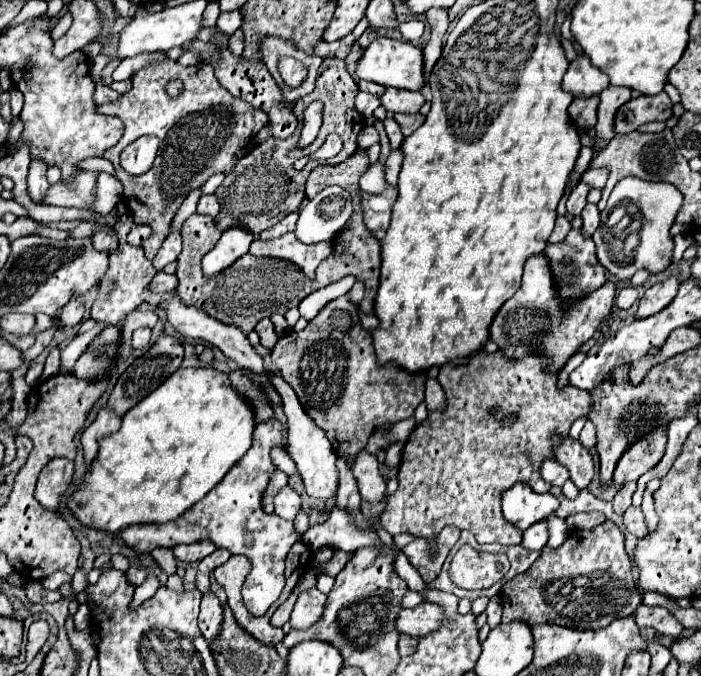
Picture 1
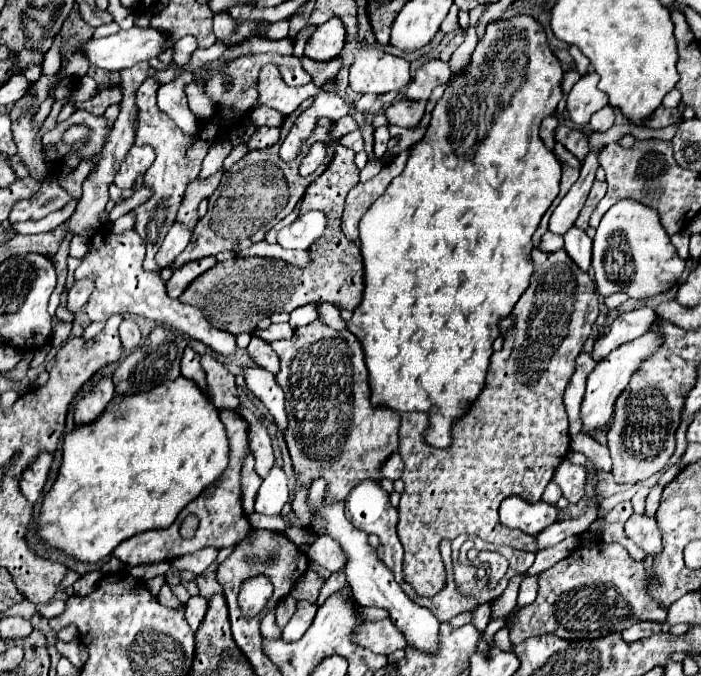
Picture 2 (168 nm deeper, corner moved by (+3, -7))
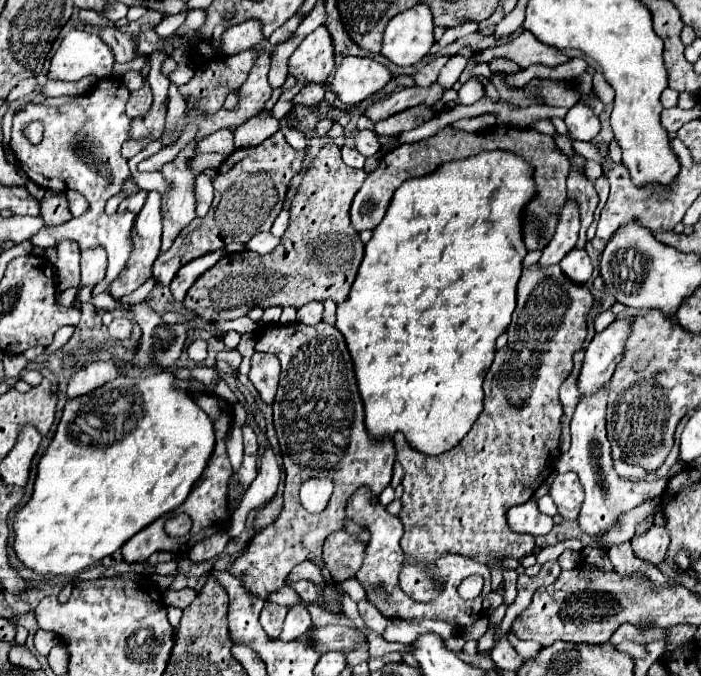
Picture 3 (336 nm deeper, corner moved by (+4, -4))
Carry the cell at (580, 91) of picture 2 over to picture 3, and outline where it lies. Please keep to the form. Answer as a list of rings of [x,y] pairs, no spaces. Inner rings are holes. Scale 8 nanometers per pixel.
[[[577,101],[565,115],[565,125],[573,139],[591,141],[599,133],[599,119],[593,113],[591,105],[585,101]]]

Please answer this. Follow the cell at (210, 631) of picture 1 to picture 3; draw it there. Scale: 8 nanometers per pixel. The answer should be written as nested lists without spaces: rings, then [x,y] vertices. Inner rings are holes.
[[[189,587],[187,589],[181,589],[181,591],[165,591],[163,593],[165,603],[175,605],[175,607],[181,607],[181,609],[187,609],[193,603],[195,597],[197,597],[197,593],[193,589],[189,589]]]

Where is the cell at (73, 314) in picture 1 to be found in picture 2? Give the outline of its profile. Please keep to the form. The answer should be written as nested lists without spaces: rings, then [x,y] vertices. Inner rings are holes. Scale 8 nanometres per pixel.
[[[86,276],[82,280],[76,280],[68,292],[68,310],[78,312],[88,302],[92,290],[94,290],[94,276]]]

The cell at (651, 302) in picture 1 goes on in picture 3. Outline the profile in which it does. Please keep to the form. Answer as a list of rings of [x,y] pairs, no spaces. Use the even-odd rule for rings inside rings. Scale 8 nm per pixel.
[[[631,315],[615,319],[607,329],[603,329],[591,339],[579,375],[581,395],[591,395],[593,391],[609,383],[625,351],[625,339],[629,337],[629,327],[633,325],[633,319],[635,317]]]

